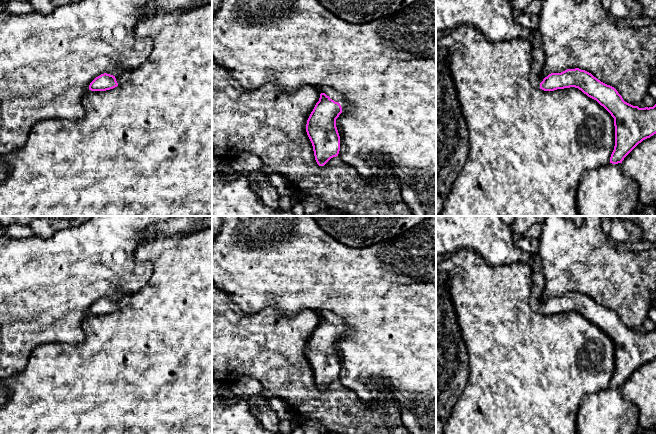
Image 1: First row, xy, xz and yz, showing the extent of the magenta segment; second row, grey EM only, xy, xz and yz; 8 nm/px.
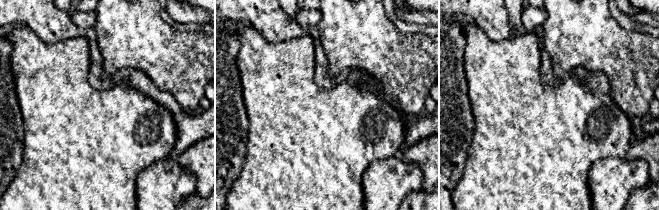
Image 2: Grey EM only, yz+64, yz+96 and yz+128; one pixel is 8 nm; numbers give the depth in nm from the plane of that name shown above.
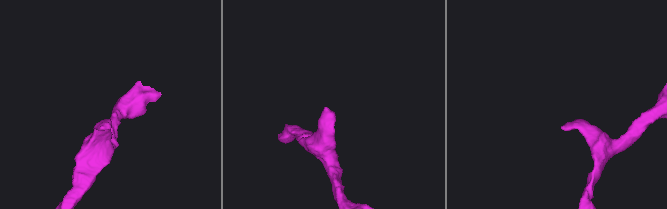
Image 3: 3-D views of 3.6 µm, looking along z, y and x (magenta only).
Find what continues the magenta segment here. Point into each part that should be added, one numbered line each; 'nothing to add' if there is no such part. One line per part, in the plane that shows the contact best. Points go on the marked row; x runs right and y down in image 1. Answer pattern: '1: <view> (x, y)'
1: xz (333, 94)

